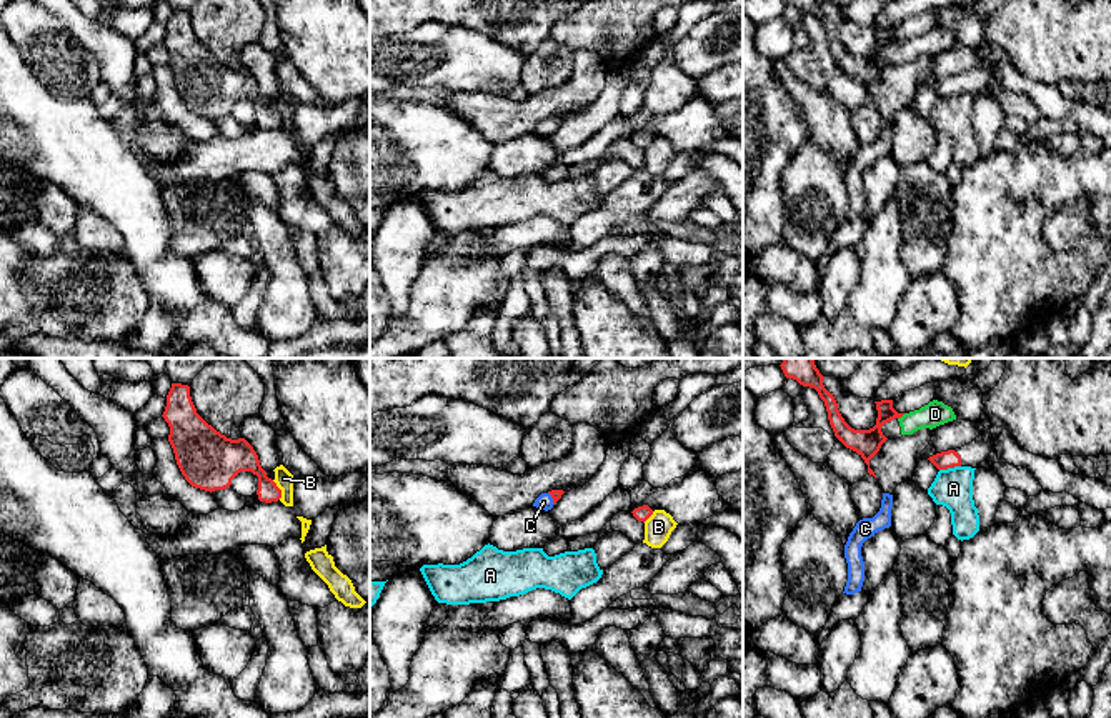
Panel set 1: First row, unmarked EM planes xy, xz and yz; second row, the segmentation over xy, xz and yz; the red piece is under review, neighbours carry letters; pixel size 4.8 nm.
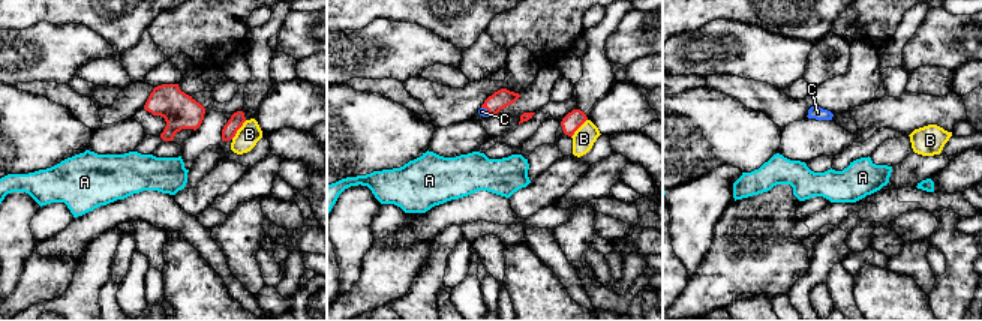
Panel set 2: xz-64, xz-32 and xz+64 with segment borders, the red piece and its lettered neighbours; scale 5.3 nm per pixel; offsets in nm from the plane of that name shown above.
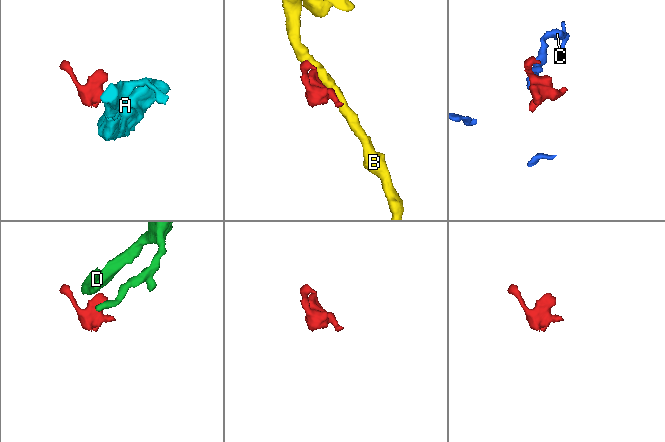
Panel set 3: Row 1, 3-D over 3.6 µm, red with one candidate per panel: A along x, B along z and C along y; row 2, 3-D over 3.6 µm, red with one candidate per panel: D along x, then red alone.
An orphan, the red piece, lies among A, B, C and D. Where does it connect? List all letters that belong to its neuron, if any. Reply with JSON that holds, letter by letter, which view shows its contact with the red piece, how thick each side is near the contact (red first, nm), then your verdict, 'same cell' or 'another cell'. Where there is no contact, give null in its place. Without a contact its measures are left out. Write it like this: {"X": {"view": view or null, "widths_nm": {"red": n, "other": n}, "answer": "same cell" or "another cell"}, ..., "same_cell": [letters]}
{"A": {"view": "yz", "widths_nm": {"red": 90, "other": 190}, "answer": "another cell"}, "B": {"view": "xy", "widths_nm": {"red": 140, "other": 90}, "answer": "another cell"}, "C": {"view": "xz", "widths_nm": {"red": 50, "other": 80}, "answer": "same cell"}, "D": {"view": "yz", "widths_nm": {"red": 130, "other": 120}, "answer": "another cell"}, "same_cell": ["C"]}

